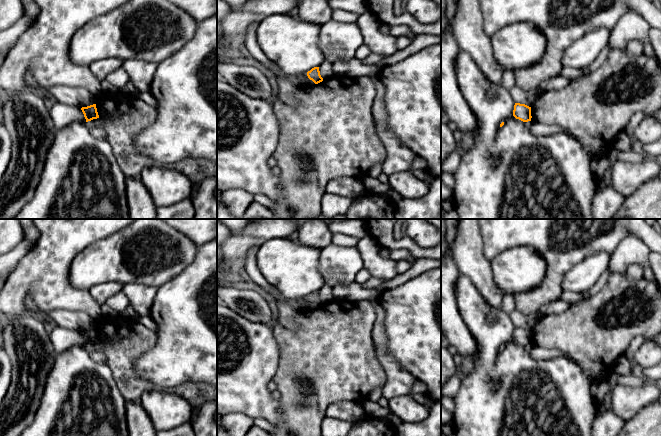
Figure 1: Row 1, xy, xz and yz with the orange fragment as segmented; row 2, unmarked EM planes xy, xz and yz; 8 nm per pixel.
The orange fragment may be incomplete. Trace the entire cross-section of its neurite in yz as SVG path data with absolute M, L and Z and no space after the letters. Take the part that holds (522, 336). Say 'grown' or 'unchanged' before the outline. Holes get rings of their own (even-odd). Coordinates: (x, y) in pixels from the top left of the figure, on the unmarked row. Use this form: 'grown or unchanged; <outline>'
unchanged; M515 327L513 340L523 346L531 345L531 331L525 328Z

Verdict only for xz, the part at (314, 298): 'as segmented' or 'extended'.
as segmented

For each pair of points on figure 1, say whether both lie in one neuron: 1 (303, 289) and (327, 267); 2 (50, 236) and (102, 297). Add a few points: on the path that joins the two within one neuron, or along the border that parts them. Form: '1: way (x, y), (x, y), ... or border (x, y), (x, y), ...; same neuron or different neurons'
1: border (320, 250), (318, 273), (324, 283); different neurons
2: border (88, 290), (90, 295), (100, 305); different neurons

